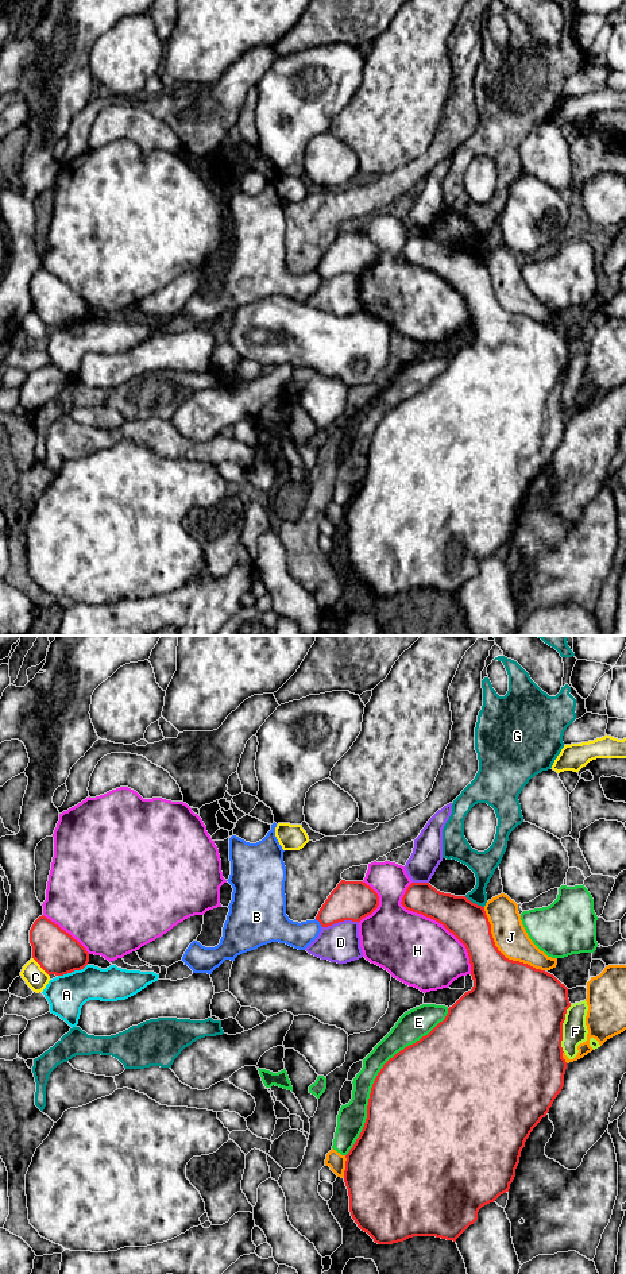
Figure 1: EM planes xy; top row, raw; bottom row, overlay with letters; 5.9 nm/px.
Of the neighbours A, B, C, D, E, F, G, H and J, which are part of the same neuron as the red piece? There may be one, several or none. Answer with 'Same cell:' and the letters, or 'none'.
Same cell: none

